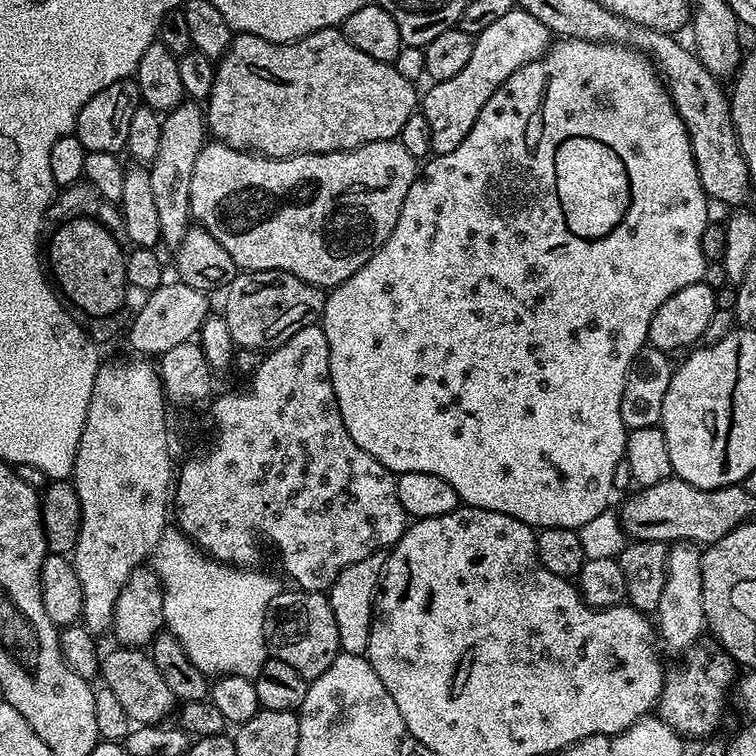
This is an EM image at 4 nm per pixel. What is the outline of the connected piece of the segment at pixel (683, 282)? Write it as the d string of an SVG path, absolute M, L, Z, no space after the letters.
M560 38L560 39L557 39L557 40L556 40L556 41L555 41L555 43L553 43L553 44L552 44L552 45L551 45L551 47L549 47L549 49L548 49L548 51L547 51L547 52L545 52L545 53L544 53L544 55L543 55L543 56L540 56L540 57L538 57L538 59L537 59L537 60L532 60L532 61L531 61L531 62L529 62L529 64L526 64L526 65L524 65L524 66L522 66L522 67L521 67L521 68L520 68L520 69L518 69L518 71L517 71L517 72L515 72L515 73L514 73L514 74L510 74L510 78L506 78L506 82L502 82L502 86L498 86L498 90L494 90L494 94L490 94L490 102L486 102L486 106L482 106L482 114L478 114L478 122L474 122L474 126L470 126L470 134L466 134L466 138L462 138L462 142L458 142L458 146L457 146L457 147L456 147L456 148L455 148L455 150L450 150L450 154L442 154L442 155L441 155L441 156L438 156L438 155L433 155L433 156L432 156L432 157L431 157L431 159L429 159L429 160L428 160L428 161L427 161L427 163L428 163L428 162L429 162L429 164L428 164L428 165L426 165L426 166L425 166L425 168L424 168L424 165L423 165L423 168L422 168L422 171L421 171L421 172L420 172L420 173L419 173L419 175L417 175L417 177L416 177L416 181L415 181L415 182L414 182L414 183L413 183L413 184L412 184L412 185L411 185L411 186L410 186L410 190L409 190L409 191L408 191L408 193L407 193L407 194L406 194L406 198L405 198L405 199L404 199L404 201L403 201L403 202L402 202L402 210L401 210L401 211L400 211L400 213L399 213L399 214L398 214L398 222L397 222L397 223L396 223L396 225L395 225L395 226L394 226L394 230L393 230L393 231L392 231L392 233L391 233L391 234L390 234L390 238L386 238L386 242L385 242L385 243L384 243L384 244L383 244L383 246L382 246L382 247L381 247L381 248L380 248L380 249L379 249L379 250L378 250L378 251L376 251L376 252L375 252L375 253L374 253L374 255L373 255L373 256L371 256L371 257L370 257L370 259L369 259L369 260L368 260L368 261L367 261L367 262L366 262L366 266L362 266L362 267L361 267L361 268L359 268L359 269L358 269L358 270L357 270L357 271L356 271L356 272L355 272L355 273L354 273L354 274L350 274L350 278L346 278L346 279L345 279L345 280L343 280L343 282L342 282L342 283L341 283L341 284L337 284L337 285L336 285L336 287L335 287L335 288L333 288L333 289L331 289L331 291L329 291L329 292L328 292L328 293L327 293L327 296L326 296L326 299L325 299L325 301L324 301L324 315L323 315L323 317L322 317L322 327L323 327L323 330L324 330L324 333L325 333L325 334L326 334L326 342L327 342L327 343L328 343L328 345L329 345L329 346L330 346L330 378L331 378L331 379L332 379L332 385L333 385L333 386L334 386L334 394L335 394L335 395L336 395L336 401L337 401L337 402L338 402L338 410L339 410L339 411L340 411L340 413L341 413L341 414L342 414L342 422L346 422L346 430L347 430L347 431L348 431L348 433L349 433L349 434L350 434L350 438L354 438L354 442L358 442L358 446L362 446L362 450L366 450L366 454L370 454L370 455L371 455L371 456L373 456L373 457L374 457L374 459L375 459L375 460L377 460L377 461L378 461L378 462L382 462L382 466L386 466L386 467L387 467L387 468L389 468L389 470L391 470L391 471L392 471L392 473L394 473L394 474L399 474L399 473L401 473L401 472L425 472L425 473L426 473L426 474L438 474L438 478L442 478L442 479L443 479L443 480L445 480L445 481L446 481L446 482L450 482L450 483L451 483L451 484L452 484L452 485L453 485L453 486L454 486L454 490L455 490L455 491L456 491L456 492L457 492L457 493L459 493L459 495L460 495L460 499L461 499L461 501L463 501L463 503L464 503L464 504L465 504L465 505L467 505L467 507L470 507L470 508L485 508L485 509L486 509L486 510L494 510L494 511L495 511L495 512L498 512L498 513L500 513L500 514L506 514L506 515L507 515L507 516L509 516L509 517L510 517L510 518L518 518L518 519L519 519L519 520L521 520L521 521L522 521L522 522L523 522L523 523L524 523L524 524L529 524L529 525L530 525L530 526L531 526L531 528L533 528L533 530L539 530L539 529L542 529L542 528L574 528L574 529L577 529L577 530L579 530L579 529L580 529L580 528L581 528L581 527L582 527L582 526L585 526L585 524L586 524L586 522L590 522L590 520L591 520L591 519L592 519L592 518L596 518L596 517L597 517L597 516L598 516L598 515L602 515L602 513L604 513L604 512L607 512L607 511L609 511L609 508L610 508L610 504L608 504L608 499L610 499L610 498L611 498L611 496L612 496L612 483L614 483L614 482L615 482L615 480L616 480L616 467L618 467L618 466L619 466L619 467L621 467L621 464L622 464L622 461L623 461L623 458L624 458L624 447L625 447L625 446L626 446L626 442L627 442L627 441L628 441L628 434L629 434L629 429L627 429L627 428L625 428L625 426L624 426L624 423L623 423L623 422L622 422L622 410L621 410L621 409L620 409L620 403L621 403L621 402L622 402L622 390L623 390L623 389L624 389L624 387L625 387L625 386L626 386L626 378L627 378L627 377L628 377L628 371L629 371L629 370L630 370L630 366L631 366L631 365L632 365L632 363L633 363L633 362L634 362L634 358L635 358L635 357L636 357L636 355L637 355L637 354L638 354L638 350L639 350L639 349L640 349L640 348L643 348L643 347L645 347L645 345L647 345L647 344L648 344L648 331L649 331L649 330L650 330L650 318L651 318L651 317L652 317L652 315L653 315L653 314L654 314L654 310L658 310L658 306L662 306L662 302L666 302L666 298L670 298L670 294L678 294L678 290L682 290L682 286L690 286L690 285L691 285L691 284L698 284L698 283L701 283L701 281L703 281L703 280L704 280L704 279L705 279L705 276L704 276L704 267L706 267L706 261L705 261L705 258L704 258L704 255L703 255L703 254L702 254L702 246L701 246L701 245L700 245L700 243L701 243L701 242L702 242L702 230L706 230L706 226L707 226L707 225L708 225L708 223L709 223L709 220L708 220L708 218L707 218L707 202L708 202L708 199L709 199L709 198L708 198L708 195L706 195L706 193L705 193L705 192L704 192L704 191L703 191L703 190L702 190L702 182L701 182L701 181L700 181L700 179L699 179L699 178L698 178L698 166L697 166L697 165L696 165L696 163L695 163L695 162L694 162L694 154L693 154L693 153L692 153L692 147L691 147L691 146L690 146L690 138L689 138L689 137L688 137L688 131L687 131L687 130L686 130L686 126L685 126L685 125L684 125L684 123L683 123L683 122L682 122L682 118L681 118L681 117L680 117L680 116L679 116L679 115L678 115L678 114L677 114L677 113L676 113L676 108L675 108L675 106L673 106L673 105L672 105L672 100L671 100L671 98L669 98L669 96L668 96L668 90L667 90L667 88L665 88L665 86L664 86L664 82L663 82L663 80L661 80L661 79L660 79L660 77L659 77L659 75L658 75L658 73L657 73L657 71L656 71L656 69L655 69L655 67L654 67L654 65L653 65L653 63L652 63L652 61L651 61L651 60L649 60L649 59L648 59L648 57L647 57L647 56L645 56L645 55L644 55L644 53L642 53L642 52L637 52L637 51L636 51L636 49L635 49L635 48L629 48L629 47L627 47L627 46L625 46L625 45L622 45L622 44L595 44L595 43L594 43L594 42L590 42L590 41L589 41L589 40L571 40L571 39L569 39L569 38Z

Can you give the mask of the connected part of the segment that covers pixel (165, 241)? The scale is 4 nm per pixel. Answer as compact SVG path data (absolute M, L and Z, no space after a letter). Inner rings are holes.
M182 102L160 121L161 137L158 150L150 161L150 187L158 209L158 230L163 247L174 250L182 242L190 227L190 177L194 175L194 162L206 143L206 112L199 103Z

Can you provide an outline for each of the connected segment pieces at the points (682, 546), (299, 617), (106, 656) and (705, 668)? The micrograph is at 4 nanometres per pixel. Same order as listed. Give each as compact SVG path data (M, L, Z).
M686 542L675 545L669 551L668 571L656 611L656 624L661 641L676 652L691 649L706 630L707 620L702 609L701 555L695 545Z
M282 590L277 596L272 597L264 615L264 643L267 644L269 653L275 659L294 666L298 674L302 674L305 680L311 682L326 671L336 656L341 655L338 622L334 622L334 610L324 592L291 591Z
M116 646L113 649L113 652L105 651L100 661L99 679L103 687L110 689L122 701L122 706L132 719L133 725L165 723L171 712L173 715L178 701L166 686L166 681L151 655L139 648Z
M711 643L693 647L686 656L688 668L669 671L664 678L658 715L684 738L708 736L719 730L724 720L724 703L728 700L728 691L731 688L733 691L738 680L738 665L732 655L725 652L719 643Z

